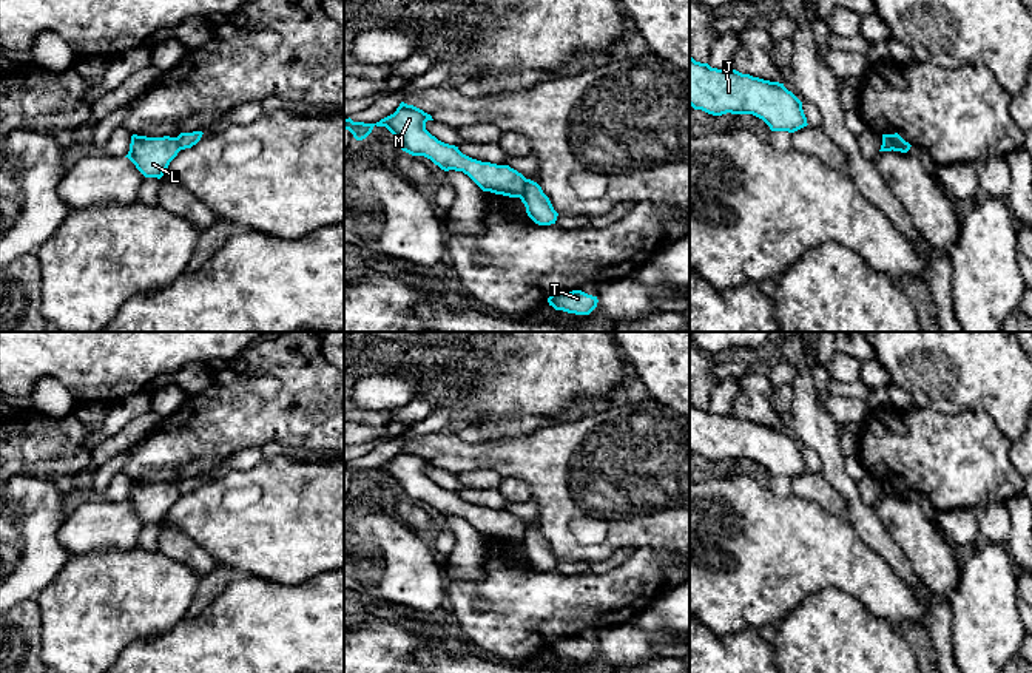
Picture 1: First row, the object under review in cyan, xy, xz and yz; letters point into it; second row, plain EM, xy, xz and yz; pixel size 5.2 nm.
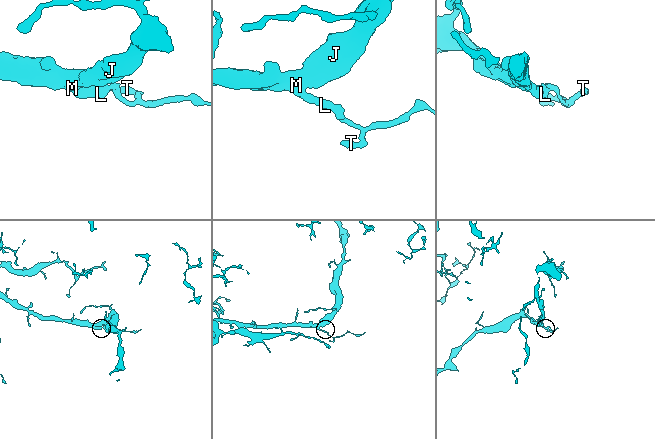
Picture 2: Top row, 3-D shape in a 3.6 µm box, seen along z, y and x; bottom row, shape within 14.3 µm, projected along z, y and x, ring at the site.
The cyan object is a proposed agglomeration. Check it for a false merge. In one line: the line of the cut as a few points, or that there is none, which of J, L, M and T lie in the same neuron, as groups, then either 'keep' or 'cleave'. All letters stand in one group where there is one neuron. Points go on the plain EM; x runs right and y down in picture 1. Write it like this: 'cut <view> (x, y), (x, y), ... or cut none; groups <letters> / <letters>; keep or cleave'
cut xz (526, 525), (525, 534), (519, 542); groups J L M / T; cleave

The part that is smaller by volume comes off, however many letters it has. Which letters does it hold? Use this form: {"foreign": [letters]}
{"foreign": ["T"]}

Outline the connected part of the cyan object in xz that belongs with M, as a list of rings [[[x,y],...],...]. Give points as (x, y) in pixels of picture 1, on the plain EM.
[[[400,449],[396,457],[376,469],[353,468],[344,465],[344,475],[349,475],[356,486],[366,485],[373,472],[386,472],[398,488],[398,492],[412,500],[430,505],[441,516],[463,517],[483,537],[520,543],[526,523],[509,511],[481,508],[463,500],[458,492],[444,489],[426,475],[426,468],[433,466],[423,455]]]

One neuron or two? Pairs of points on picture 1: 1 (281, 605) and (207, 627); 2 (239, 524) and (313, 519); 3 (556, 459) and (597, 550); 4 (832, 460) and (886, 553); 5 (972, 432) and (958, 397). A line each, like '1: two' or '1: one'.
1: one
2: one
3: one
4: one
5: two

